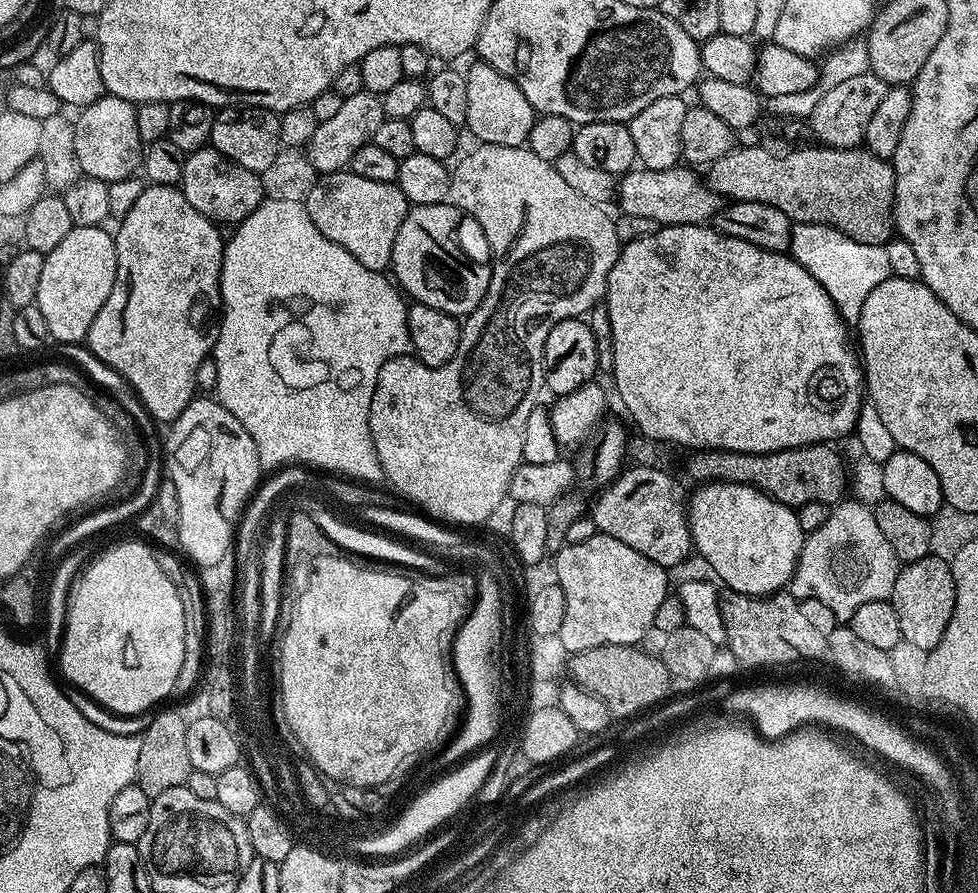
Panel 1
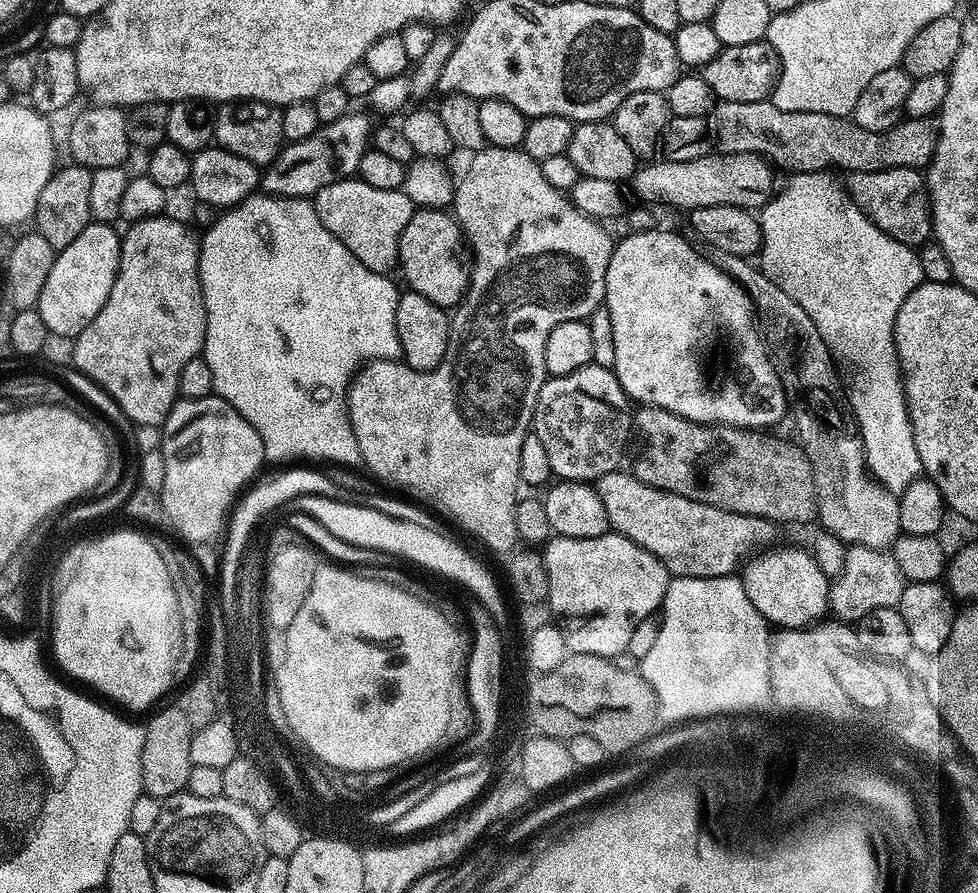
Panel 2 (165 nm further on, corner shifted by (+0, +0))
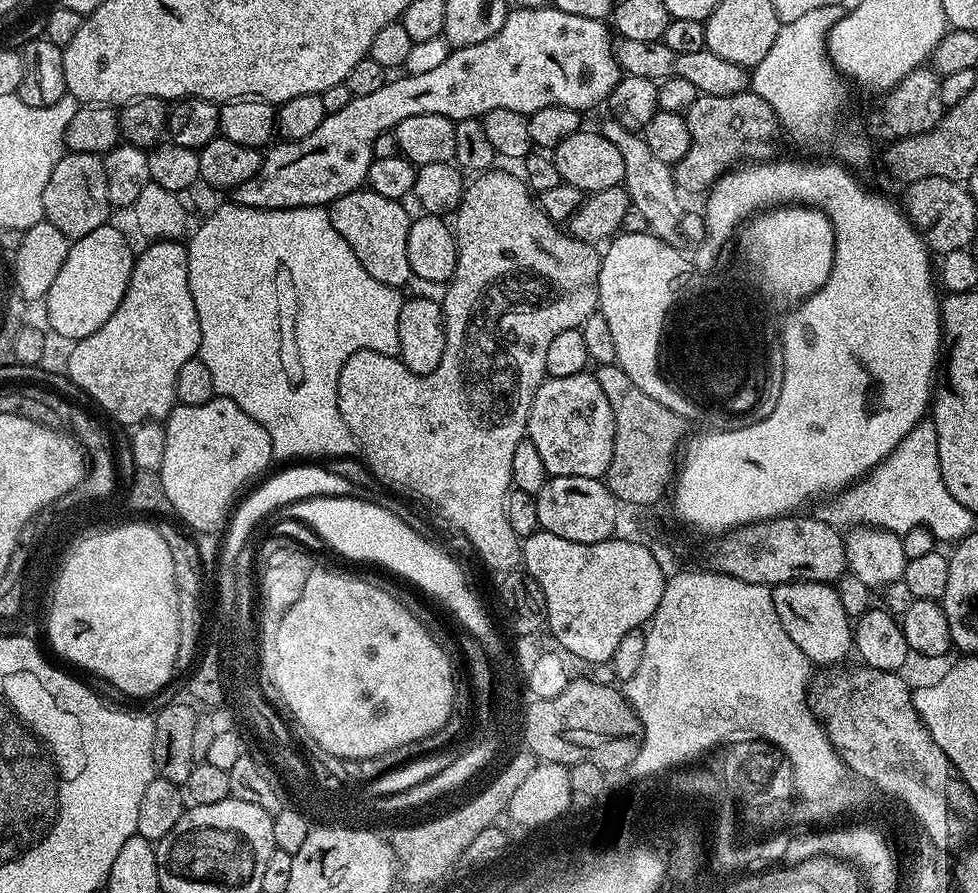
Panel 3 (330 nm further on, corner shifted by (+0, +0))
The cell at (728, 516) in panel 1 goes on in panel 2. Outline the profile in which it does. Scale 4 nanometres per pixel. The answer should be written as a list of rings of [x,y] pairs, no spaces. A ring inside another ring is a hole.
[[[774,547],[761,551],[764,552],[761,556],[753,555],[743,565],[745,568],[744,572],[742,568],[742,579],[746,594],[750,602],[754,602],[758,614],[762,614],[769,625],[779,626],[781,629],[809,627],[823,617],[820,616],[823,612],[829,611],[830,577],[822,574],[818,562],[814,562],[811,551]]]

